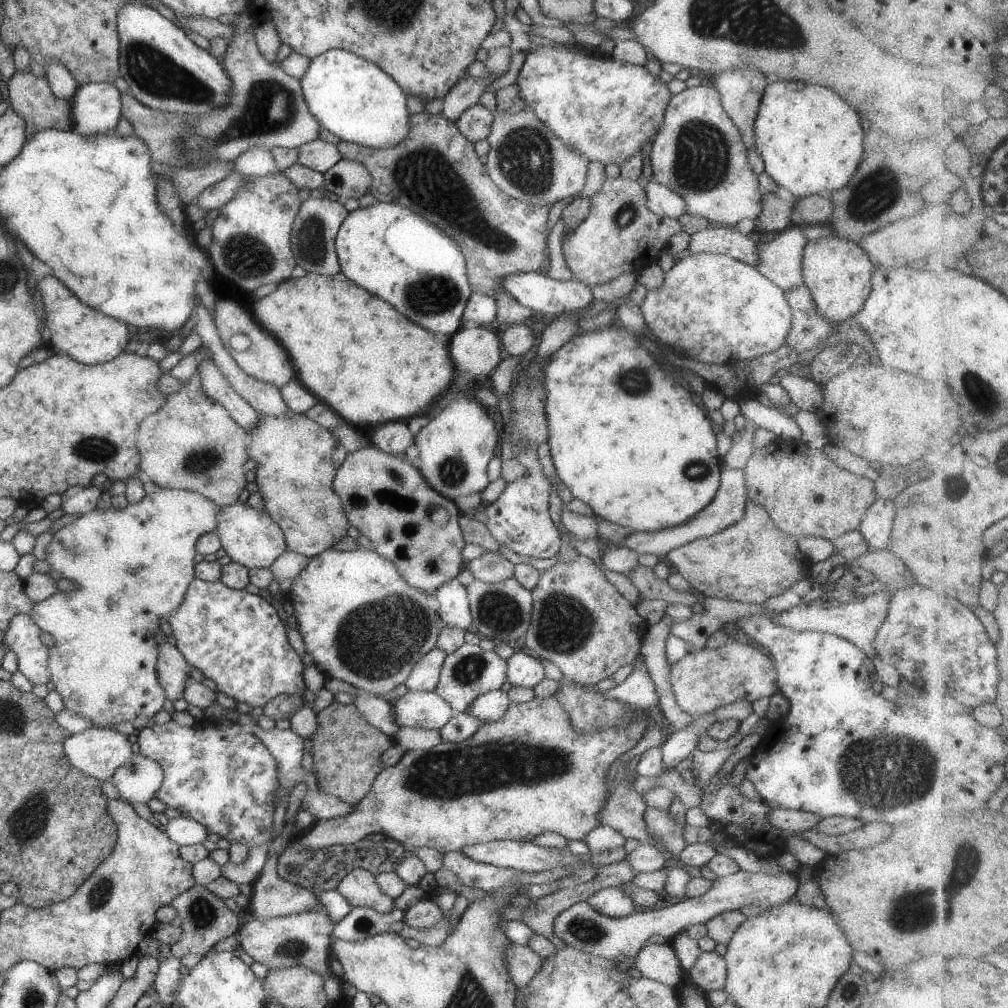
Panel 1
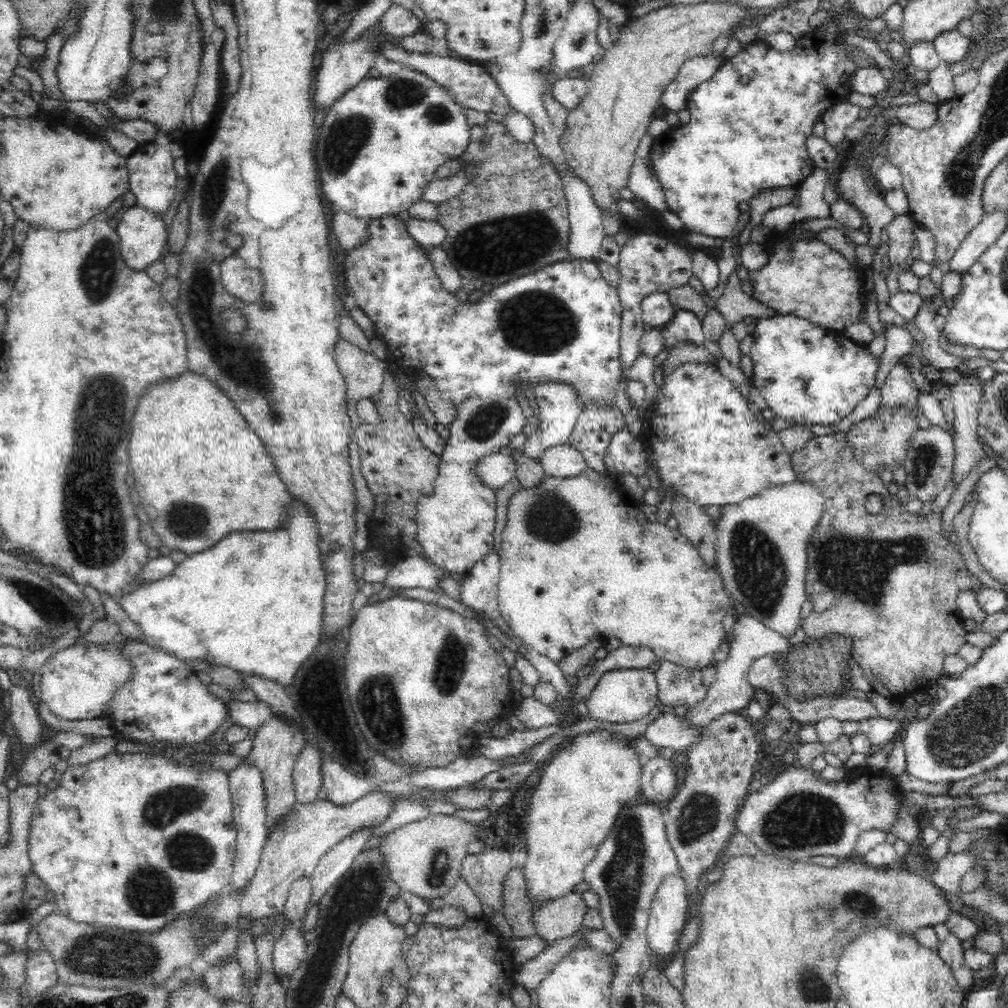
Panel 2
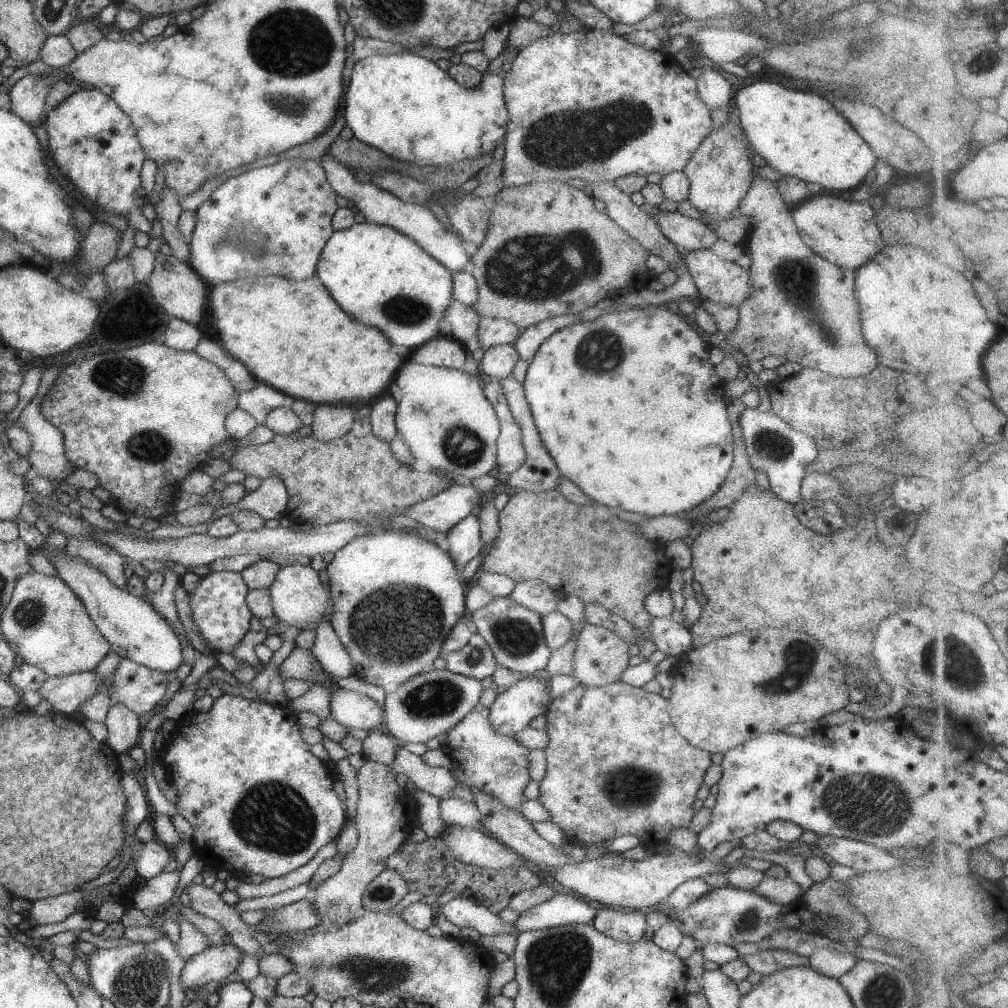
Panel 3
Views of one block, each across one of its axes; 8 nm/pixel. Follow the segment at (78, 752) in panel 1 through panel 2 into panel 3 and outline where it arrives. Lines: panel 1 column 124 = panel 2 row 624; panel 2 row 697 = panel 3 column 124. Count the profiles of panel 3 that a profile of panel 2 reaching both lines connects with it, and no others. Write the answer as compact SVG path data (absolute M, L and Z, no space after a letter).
M113 703L109 706L104 725L107 731L105 744L115 752L127 753L133 746L139 744L141 731L138 716L123 704Z

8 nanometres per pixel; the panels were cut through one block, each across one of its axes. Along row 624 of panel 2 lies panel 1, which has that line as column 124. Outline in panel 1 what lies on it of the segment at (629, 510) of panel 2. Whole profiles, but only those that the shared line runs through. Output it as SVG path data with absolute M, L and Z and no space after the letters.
M159 489L157 492L145 494L137 502L128 502L124 508L108 508L100 510L95 508L86 514L79 515L70 524L59 528L54 532L49 545L45 548L45 559L49 565L49 570L55 578L67 579L74 582L75 589L67 592L55 592L46 600L37 602L33 608L29 610L29 618L35 622L43 632L49 634L53 640L53 645L47 648L47 667L49 674L48 686L57 692L63 700L64 709L69 710L72 714L77 714L96 727L115 726L120 722L128 722L133 726L135 731L141 730L146 725L151 724L151 718L159 712L163 707L163 702L166 699L163 693L163 688L158 686L155 664L157 662L157 642L154 638L154 632L159 631L159 620L168 619L177 608L183 594L187 590L187 586L194 579L194 564L193 556L195 556L195 542L201 534L213 531L215 528L215 514L217 514L218 506L213 504L211 500L199 496L199 494L180 490L180 489Z

